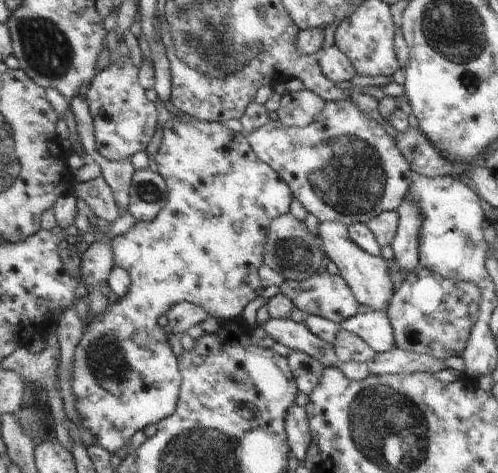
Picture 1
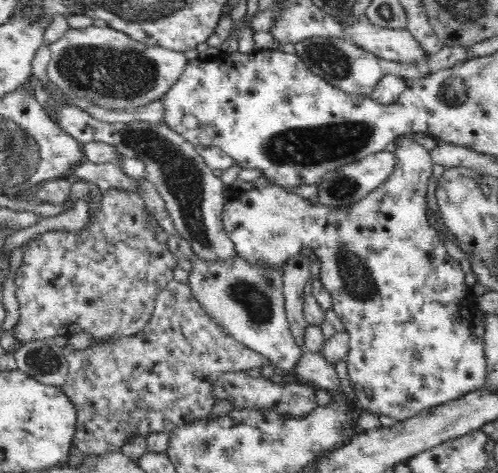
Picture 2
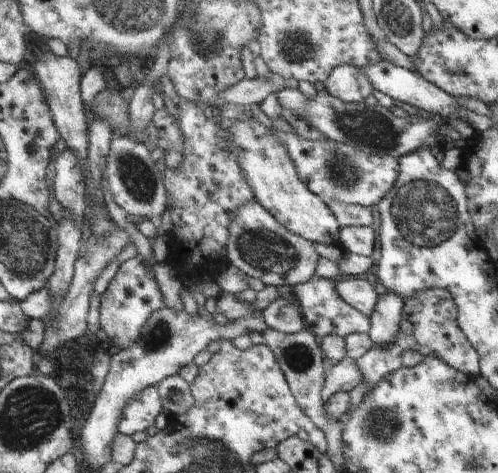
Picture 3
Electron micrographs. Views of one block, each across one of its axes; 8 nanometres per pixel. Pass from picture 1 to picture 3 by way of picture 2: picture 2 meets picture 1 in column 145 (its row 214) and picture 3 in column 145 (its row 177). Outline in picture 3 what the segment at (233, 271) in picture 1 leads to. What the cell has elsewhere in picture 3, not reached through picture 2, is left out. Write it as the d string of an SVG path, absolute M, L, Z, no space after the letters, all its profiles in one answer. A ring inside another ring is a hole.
M147 388L145 394L135 398L135 402L131 402L131 406L125 408L125 416L119 424L119 430L125 436L147 432L155 426L155 420L161 412L165 412L161 392L157 388Z

